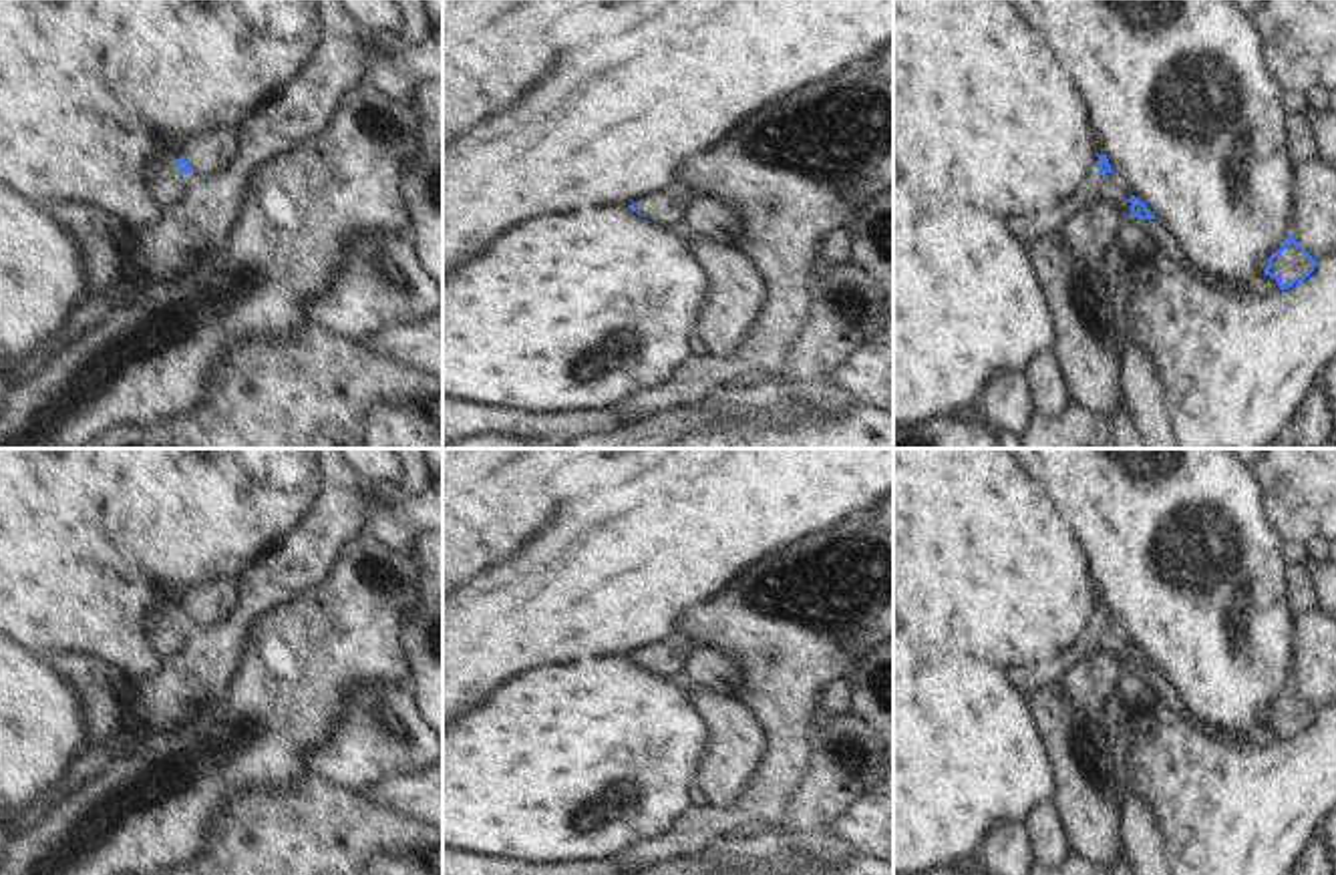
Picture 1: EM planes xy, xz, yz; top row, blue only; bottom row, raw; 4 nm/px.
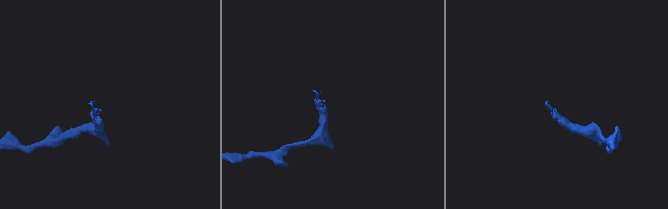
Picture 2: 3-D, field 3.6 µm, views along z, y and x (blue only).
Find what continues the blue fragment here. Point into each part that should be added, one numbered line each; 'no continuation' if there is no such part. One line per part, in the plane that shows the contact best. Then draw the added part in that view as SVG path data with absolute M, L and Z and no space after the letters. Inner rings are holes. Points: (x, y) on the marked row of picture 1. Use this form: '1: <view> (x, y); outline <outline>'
1: xy (216, 149); outline M211 127L191 135L183 147L183 157L189 163L189 173L213 175L229 171L241 157L243 127Z

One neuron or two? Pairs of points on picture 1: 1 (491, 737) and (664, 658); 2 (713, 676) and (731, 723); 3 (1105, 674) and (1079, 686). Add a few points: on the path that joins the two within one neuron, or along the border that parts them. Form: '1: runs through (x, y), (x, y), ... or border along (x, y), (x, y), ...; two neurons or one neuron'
1: border along (646, 666), (664, 676), (683, 678); two neurons
2: border along (693, 682), (739, 698); two neurons
3: runs through (1099, 674), (1085, 686); one neuron

